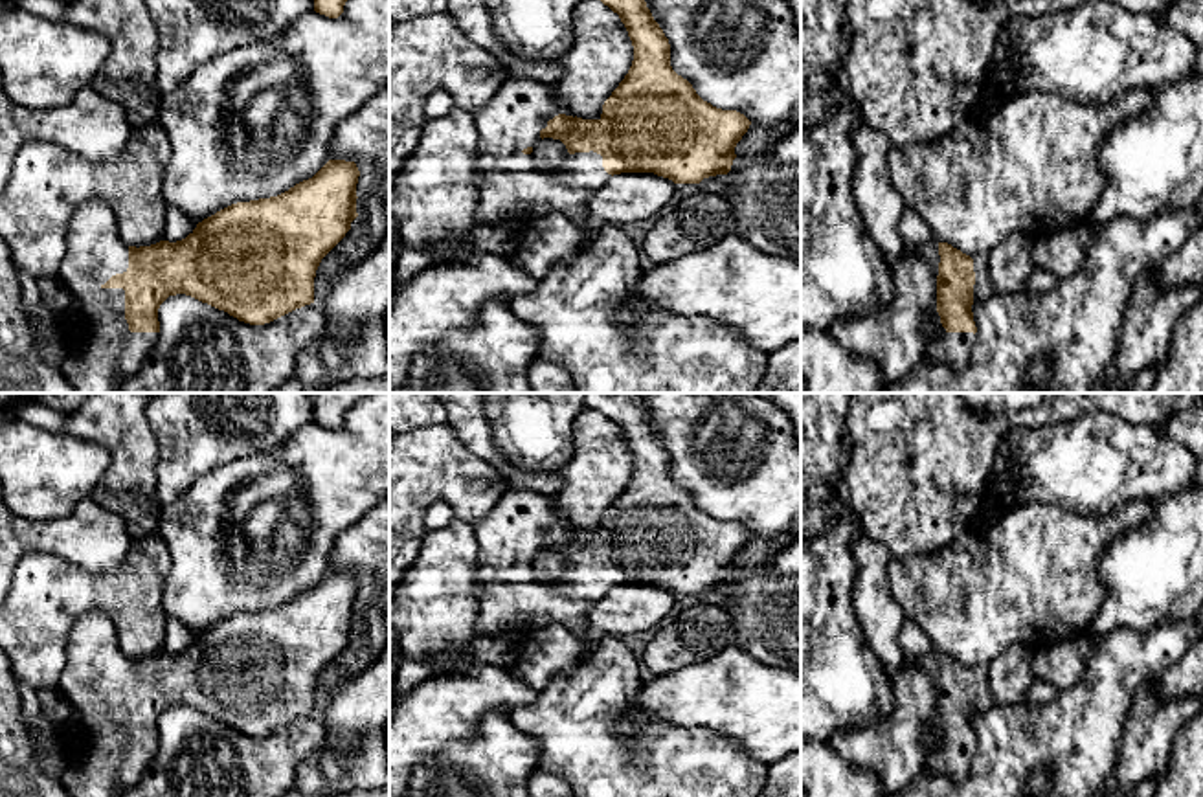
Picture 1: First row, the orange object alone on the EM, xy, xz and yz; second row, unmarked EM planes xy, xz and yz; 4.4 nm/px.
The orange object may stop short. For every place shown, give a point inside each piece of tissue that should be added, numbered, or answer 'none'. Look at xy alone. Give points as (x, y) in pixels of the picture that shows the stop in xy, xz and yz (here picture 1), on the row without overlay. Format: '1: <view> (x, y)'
1: xy (107, 764)

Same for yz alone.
1: yz (928, 662)

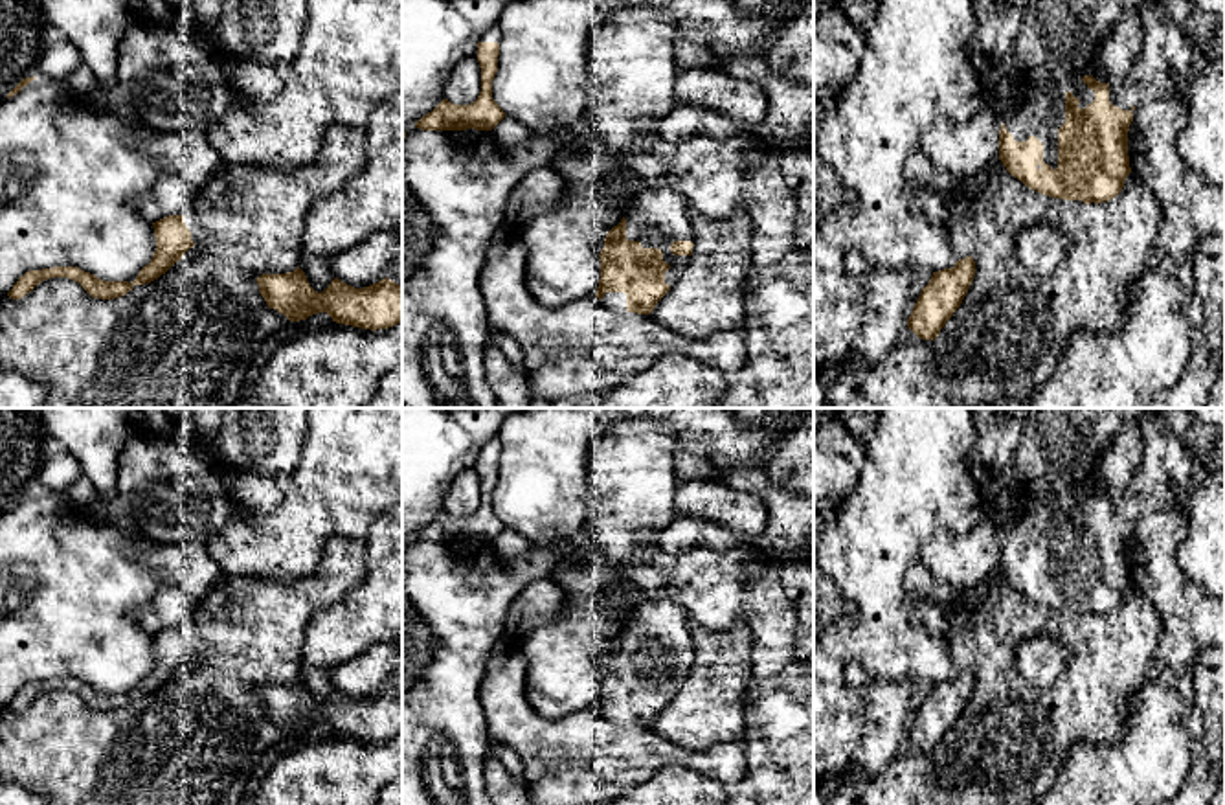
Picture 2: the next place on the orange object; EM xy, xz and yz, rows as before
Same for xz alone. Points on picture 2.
1: xz (493, 445)
2: xz (658, 627)

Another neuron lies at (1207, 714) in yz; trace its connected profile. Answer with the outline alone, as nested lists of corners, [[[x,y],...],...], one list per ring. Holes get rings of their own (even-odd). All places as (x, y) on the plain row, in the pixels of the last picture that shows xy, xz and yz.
[[[1205,647],[1190,665],[1194,704],[1188,708],[1192,765],[1177,796],[1161,805],[1210,805],[1225,766],[1225,647]]]

